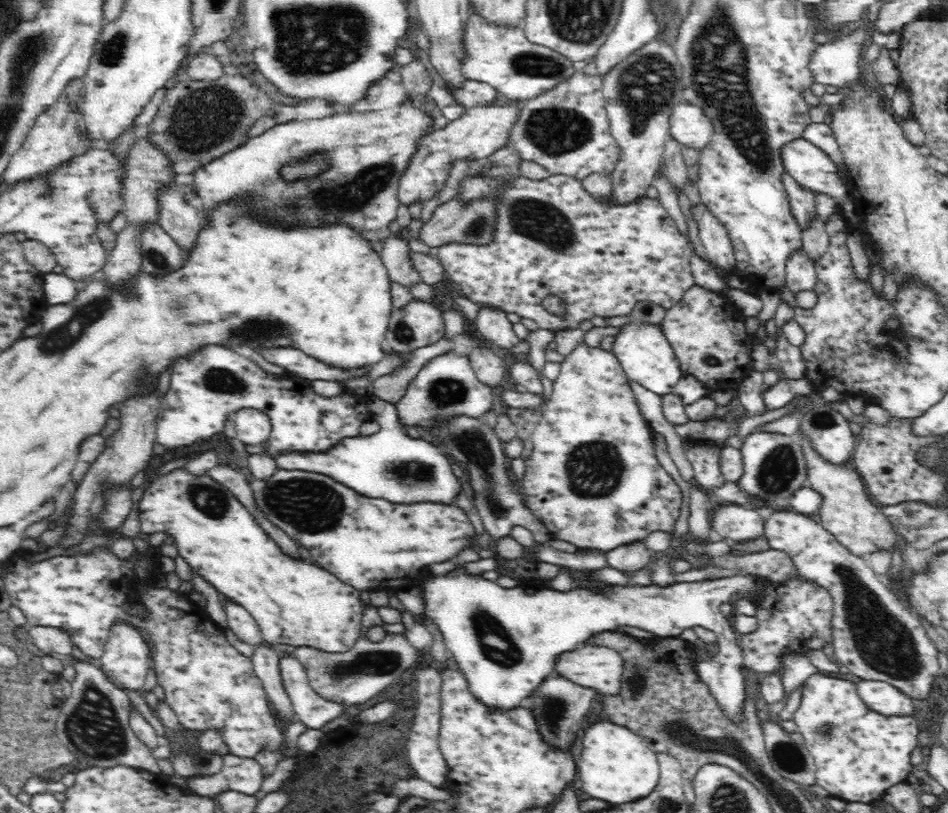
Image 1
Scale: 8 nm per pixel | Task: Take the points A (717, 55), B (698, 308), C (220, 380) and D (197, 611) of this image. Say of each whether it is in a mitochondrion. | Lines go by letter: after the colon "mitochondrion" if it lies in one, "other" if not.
A: mitochondrion
B: other
C: mitochondrion
D: other

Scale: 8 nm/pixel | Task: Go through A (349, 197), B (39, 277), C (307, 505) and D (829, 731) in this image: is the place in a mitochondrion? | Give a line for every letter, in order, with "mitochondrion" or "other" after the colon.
A: mitochondrion
B: other
C: mitochondrion
D: mitochondrion

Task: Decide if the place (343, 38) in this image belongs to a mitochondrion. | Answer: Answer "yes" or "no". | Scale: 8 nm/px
yes

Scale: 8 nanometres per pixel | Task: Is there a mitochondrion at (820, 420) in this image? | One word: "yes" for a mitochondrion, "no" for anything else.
yes

